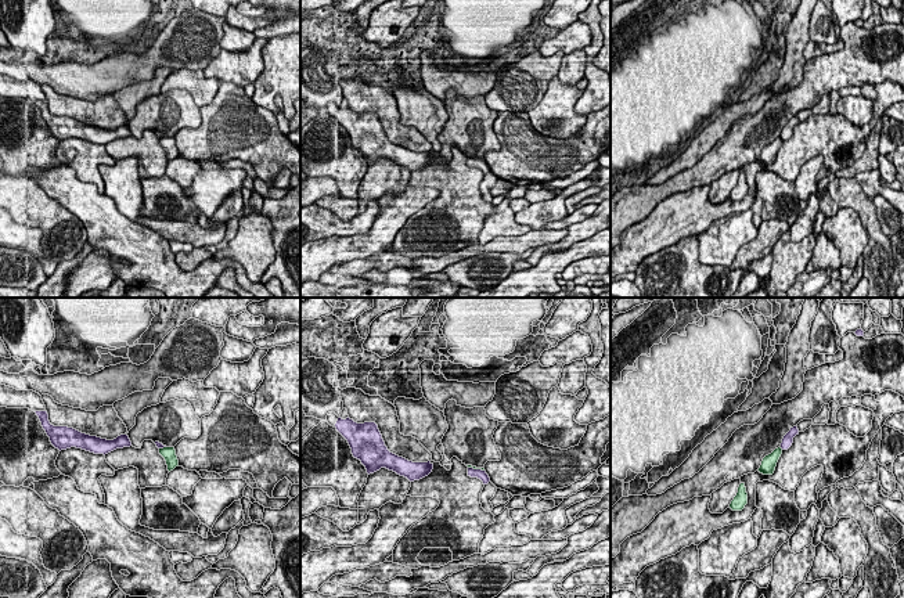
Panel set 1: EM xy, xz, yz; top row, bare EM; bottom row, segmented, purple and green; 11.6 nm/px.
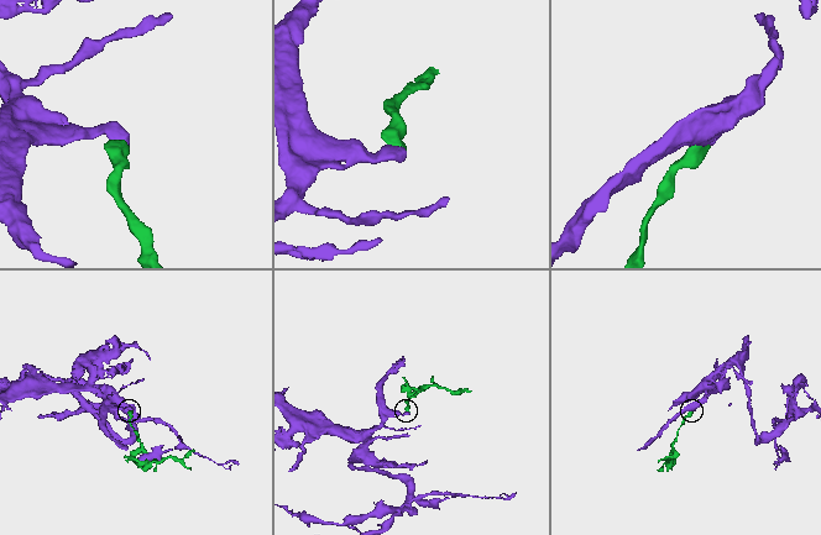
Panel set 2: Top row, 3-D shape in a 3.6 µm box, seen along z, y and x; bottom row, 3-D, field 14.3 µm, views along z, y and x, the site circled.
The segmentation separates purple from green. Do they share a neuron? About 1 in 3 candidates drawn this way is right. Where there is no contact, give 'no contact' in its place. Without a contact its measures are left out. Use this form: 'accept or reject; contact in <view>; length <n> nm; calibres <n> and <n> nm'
reject; contact in xz; length 200 nm; calibres 120 and 30 nm

